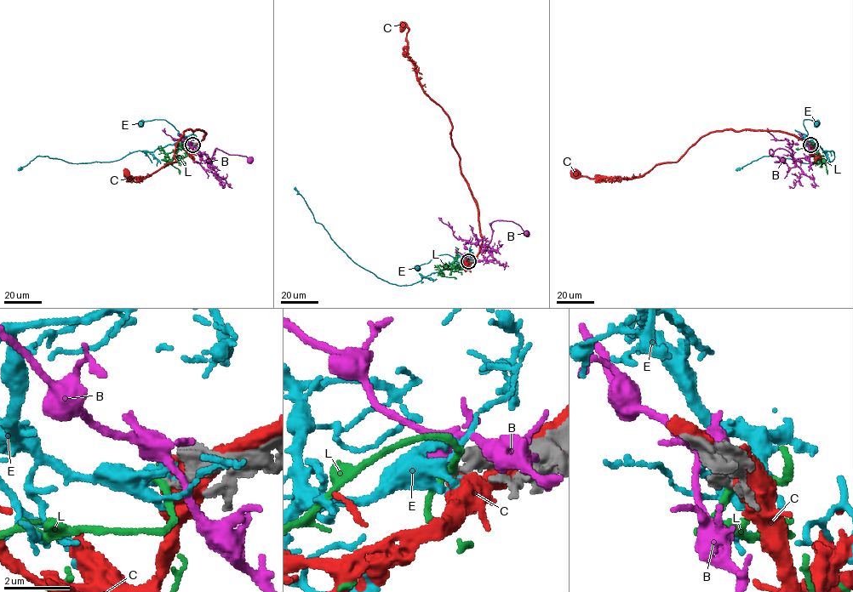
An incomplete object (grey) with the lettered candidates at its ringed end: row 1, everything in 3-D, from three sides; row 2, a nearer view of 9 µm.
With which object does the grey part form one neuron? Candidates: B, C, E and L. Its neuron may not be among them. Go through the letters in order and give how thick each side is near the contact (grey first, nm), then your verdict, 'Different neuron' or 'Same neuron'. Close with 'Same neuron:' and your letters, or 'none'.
B: Thickness 400 nm (grey) against 360 nm. Different neuron
C: Thickness 400 nm (grey) against 480 nm. Different neuron
E: Thickness 260 nm (grey) against 200 nm. Different neuron
L: Thickness 320 nm (grey) against 190 nm. Different neuron
Same neuron: none

